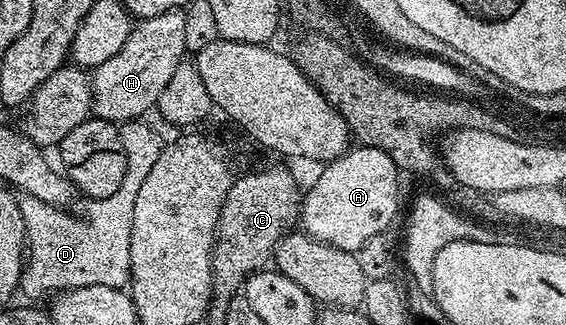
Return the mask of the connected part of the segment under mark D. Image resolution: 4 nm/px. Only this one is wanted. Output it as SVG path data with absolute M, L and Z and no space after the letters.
M142 123L128 126L125 131L127 172L121 187L108 199L88 202L87 219L66 215L68 212L64 208L37 201L37 197L32 195L23 195L19 199L27 242L23 276L19 279L18 290L31 298L28 300L39 301L35 299L42 295L70 292L91 285L109 285L120 289L128 286L131 277L129 241L134 201L145 177L149 177L149 169L157 165L157 157L161 157L165 146L165 139L149 124Z

